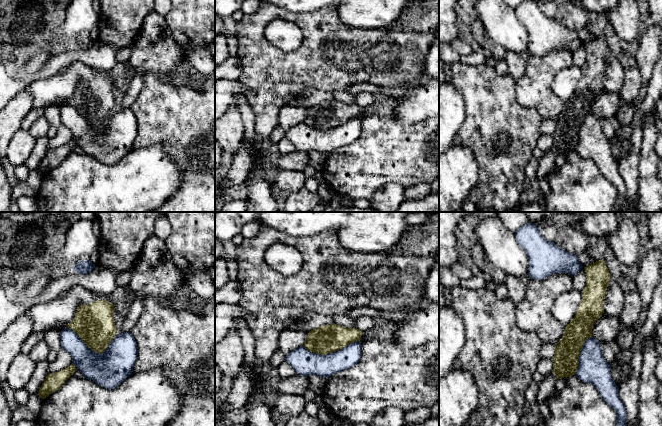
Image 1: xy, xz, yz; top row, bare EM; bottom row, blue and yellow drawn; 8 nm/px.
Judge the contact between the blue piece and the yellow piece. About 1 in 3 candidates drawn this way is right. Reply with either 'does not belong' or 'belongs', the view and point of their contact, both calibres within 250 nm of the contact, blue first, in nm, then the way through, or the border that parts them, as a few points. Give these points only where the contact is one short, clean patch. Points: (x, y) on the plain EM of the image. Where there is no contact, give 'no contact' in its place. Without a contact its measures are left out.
does not belong; contact xz (331, 129); calibres 200 and 220 nm

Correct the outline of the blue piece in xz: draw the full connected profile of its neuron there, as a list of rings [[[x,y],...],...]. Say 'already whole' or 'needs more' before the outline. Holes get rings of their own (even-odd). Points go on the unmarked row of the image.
already whole; [[[357,117],[326,131],[313,129],[304,122],[300,122],[291,127],[285,133],[285,137],[295,145],[298,151],[319,151],[328,154],[356,141],[361,131],[361,118]]]

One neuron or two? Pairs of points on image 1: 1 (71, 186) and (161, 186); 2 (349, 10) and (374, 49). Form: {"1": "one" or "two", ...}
{"1": "one", "2": "two"}

